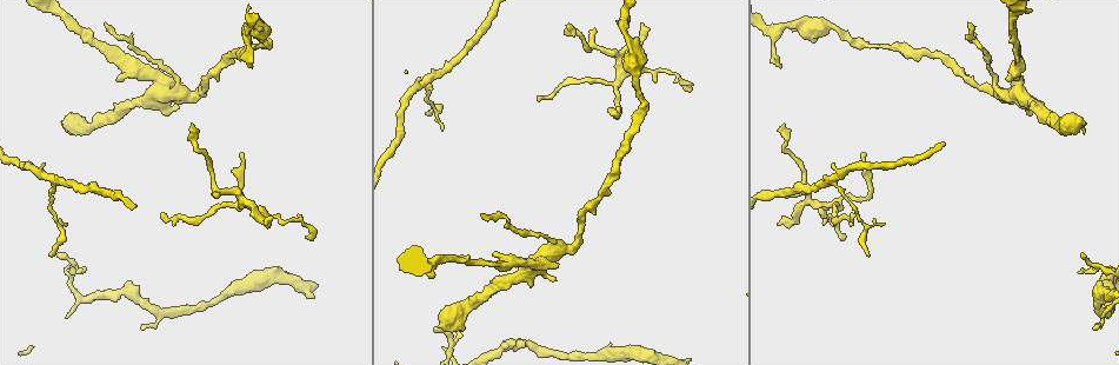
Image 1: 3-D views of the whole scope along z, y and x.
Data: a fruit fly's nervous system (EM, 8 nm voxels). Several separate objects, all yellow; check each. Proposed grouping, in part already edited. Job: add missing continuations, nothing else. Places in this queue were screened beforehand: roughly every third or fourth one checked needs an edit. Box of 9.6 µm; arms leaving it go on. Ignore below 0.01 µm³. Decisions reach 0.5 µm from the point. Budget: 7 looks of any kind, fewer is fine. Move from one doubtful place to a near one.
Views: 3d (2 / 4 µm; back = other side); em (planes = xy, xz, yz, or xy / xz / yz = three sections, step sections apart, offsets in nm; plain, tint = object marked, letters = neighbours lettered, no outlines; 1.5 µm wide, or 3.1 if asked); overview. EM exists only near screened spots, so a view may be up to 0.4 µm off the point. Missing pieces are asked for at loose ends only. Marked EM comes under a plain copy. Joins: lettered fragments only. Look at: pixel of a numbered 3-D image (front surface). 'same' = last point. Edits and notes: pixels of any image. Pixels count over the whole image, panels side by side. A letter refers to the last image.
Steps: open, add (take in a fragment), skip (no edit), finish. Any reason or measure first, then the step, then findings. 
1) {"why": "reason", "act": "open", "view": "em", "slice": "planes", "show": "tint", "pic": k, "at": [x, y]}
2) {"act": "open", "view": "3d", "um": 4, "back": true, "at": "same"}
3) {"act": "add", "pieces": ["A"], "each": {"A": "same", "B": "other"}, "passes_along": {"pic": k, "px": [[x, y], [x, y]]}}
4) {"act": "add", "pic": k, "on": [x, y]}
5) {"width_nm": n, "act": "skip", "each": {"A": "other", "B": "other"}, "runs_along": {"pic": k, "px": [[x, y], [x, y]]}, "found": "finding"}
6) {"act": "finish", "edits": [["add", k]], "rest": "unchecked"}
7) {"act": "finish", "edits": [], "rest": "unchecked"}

{"why": "tapers out", "act": "open", "view": "3d", "um": 2, "back": true, "pic": 1, "at": [541, 99]}

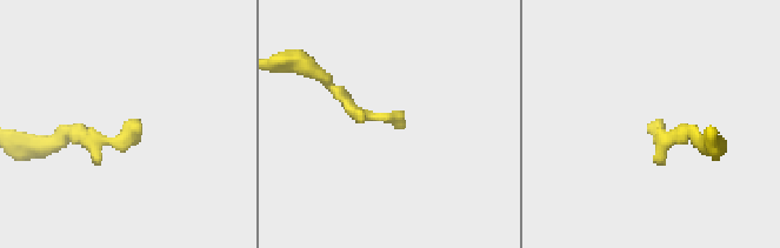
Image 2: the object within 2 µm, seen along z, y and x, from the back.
{"act": "open", "view": "em", "slice": "planes", "show": "letters", "pic": 2, "at": [390, 116]}

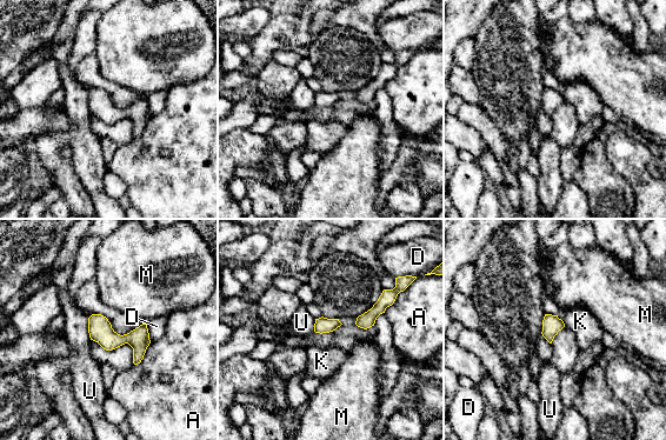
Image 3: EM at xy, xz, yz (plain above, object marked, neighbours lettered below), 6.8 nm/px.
{"act": "skip", "each": {"A": "other", "D": "other", "K": "other", "M": "other", "U": "other"}, "runs_along": {"pic": 3, "px": [[91, 320], [110, 339], [128, 339], [138, 359]]}, "found": "no lettered fragment goes on from it"}

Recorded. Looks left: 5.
{"why": "branch stops here", "act": "open", "view": "em", "slice": "yz", "step": 4, "show": "tint", "pic": 1, "at": [1096, 326]}

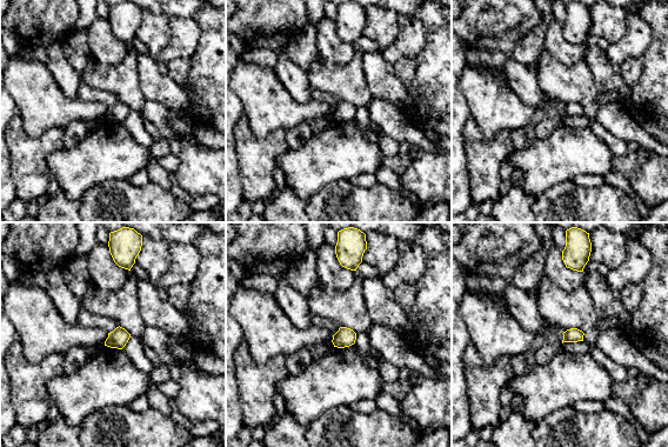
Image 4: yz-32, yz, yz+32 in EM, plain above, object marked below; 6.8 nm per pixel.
{"why": "see the neighbours", "act": "open", "view": "em", "slice": "yz", "step": 4, "show": "letters", "at": "same"}

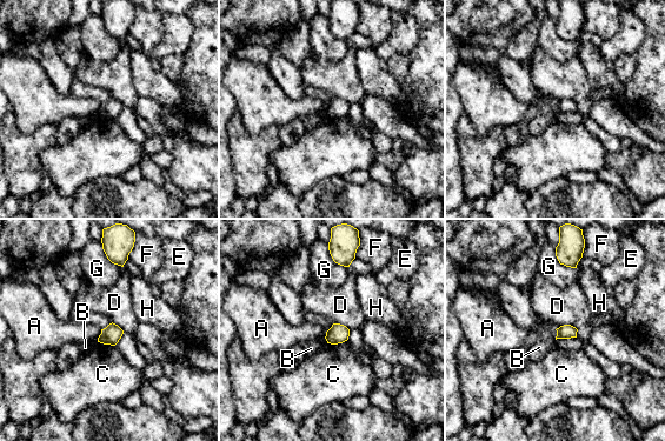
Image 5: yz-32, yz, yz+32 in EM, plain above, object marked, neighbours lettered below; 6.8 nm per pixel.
{"act": "skip", "each": {"A": "other", "B": "other", "C": "other", "D": "other", "E": "other", "F": "other", "G": "other", "H": "other"}, "border": {"pic": 5, "px": [[577, 328], [560, 325], [556, 329]]}, "found": "no lettered fragment goes on from it"}

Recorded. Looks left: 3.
{"why": "end of a long branch", "act": "open", "view": "em", "slice": "planes", "show": "letters", "pic": 1, "at": [446, 331]}

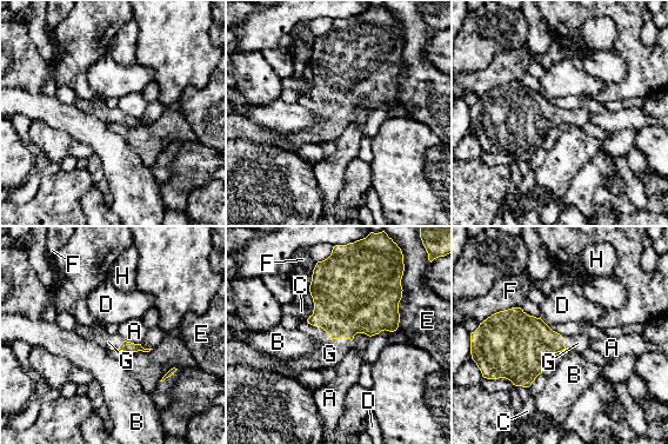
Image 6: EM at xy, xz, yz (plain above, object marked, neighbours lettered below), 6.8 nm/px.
{"act": "add", "pic": 6, "on": [329, 353], "each": {"A": "other", "B": "other", "C": "other", "D": "other", "E": "other", "F": "other", "G": "same", "H": "other"}, "passes_along": {"pic": 6, "px": [[347, 302], [341, 337], [329, 353]]}, "found": "it goes on there"}

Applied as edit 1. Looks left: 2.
{"act": "finish", "edits": [["add", 6]], "rest": "unchecked"}

